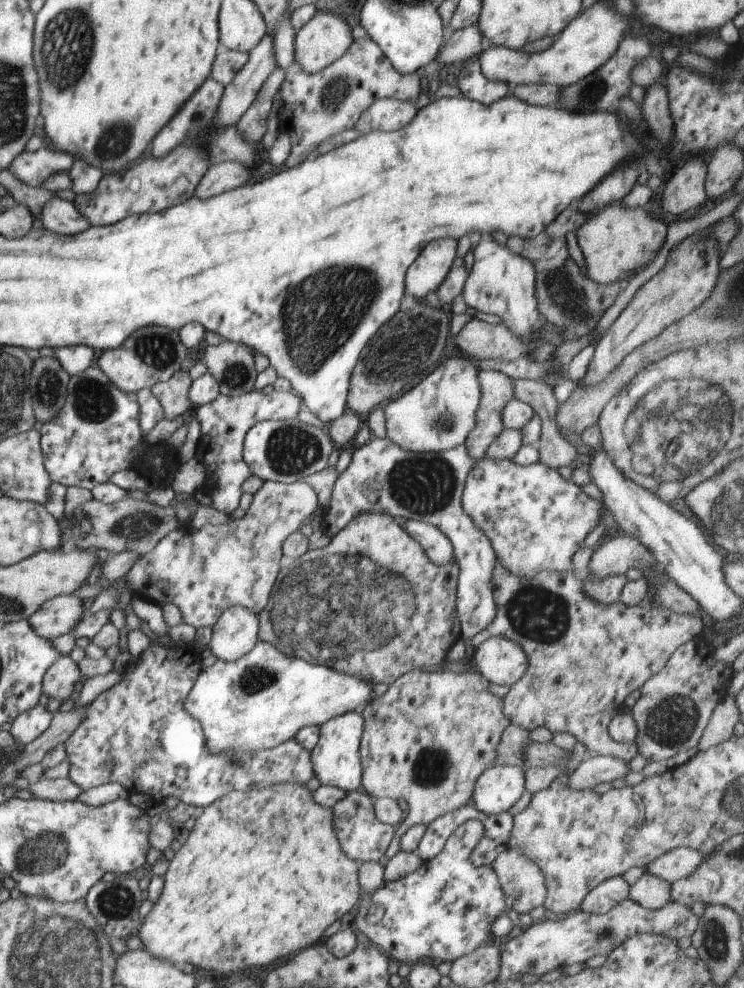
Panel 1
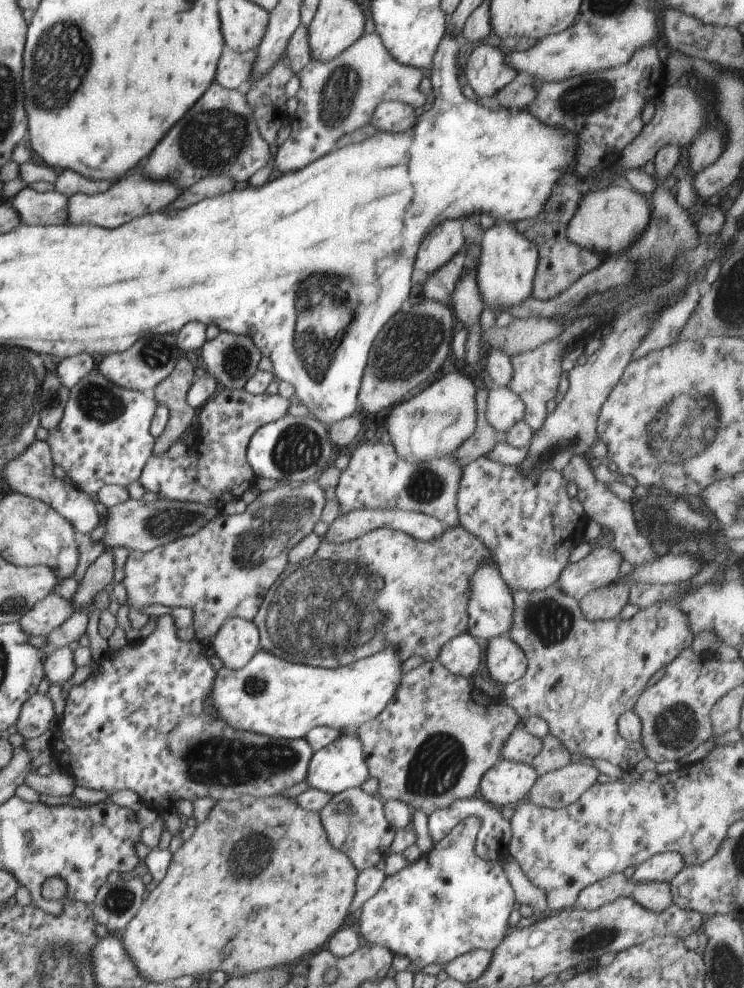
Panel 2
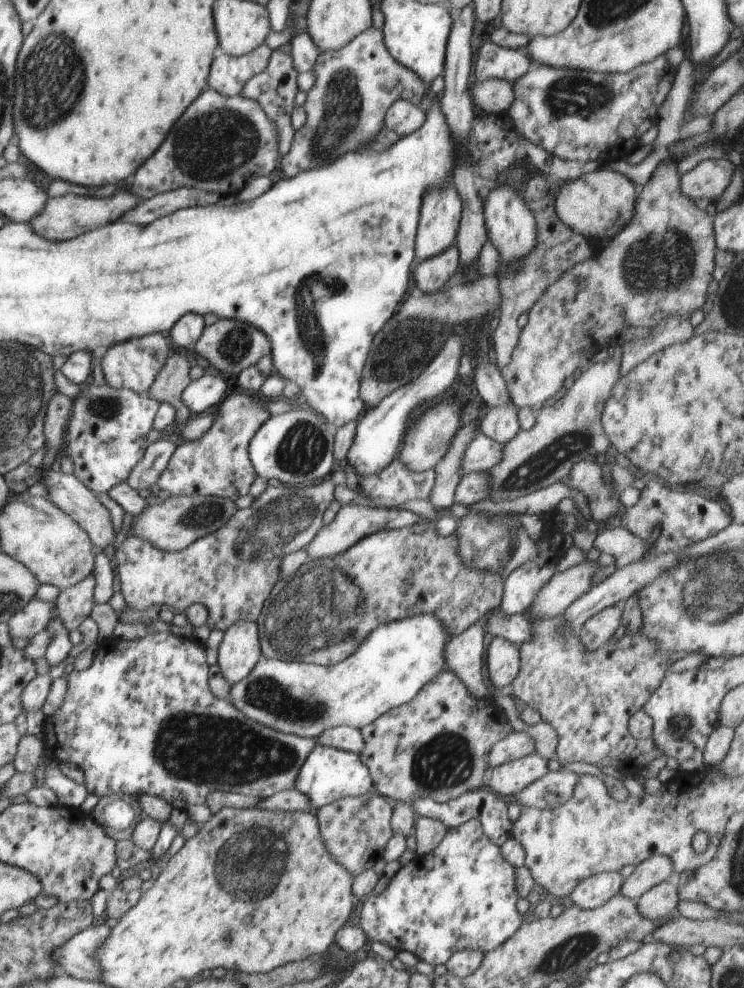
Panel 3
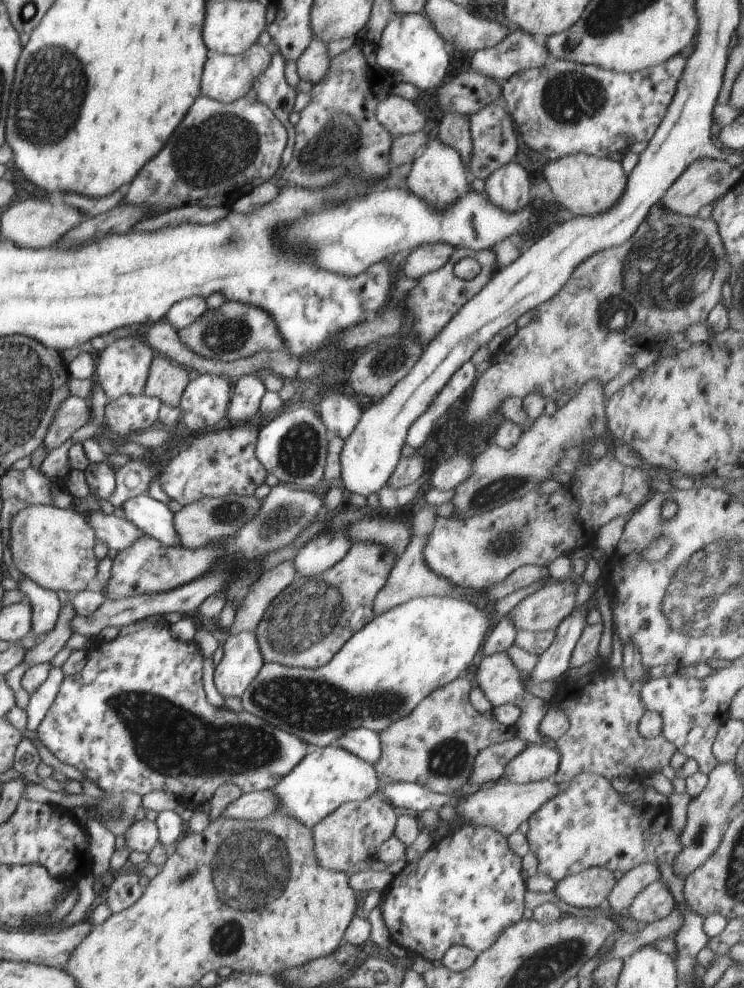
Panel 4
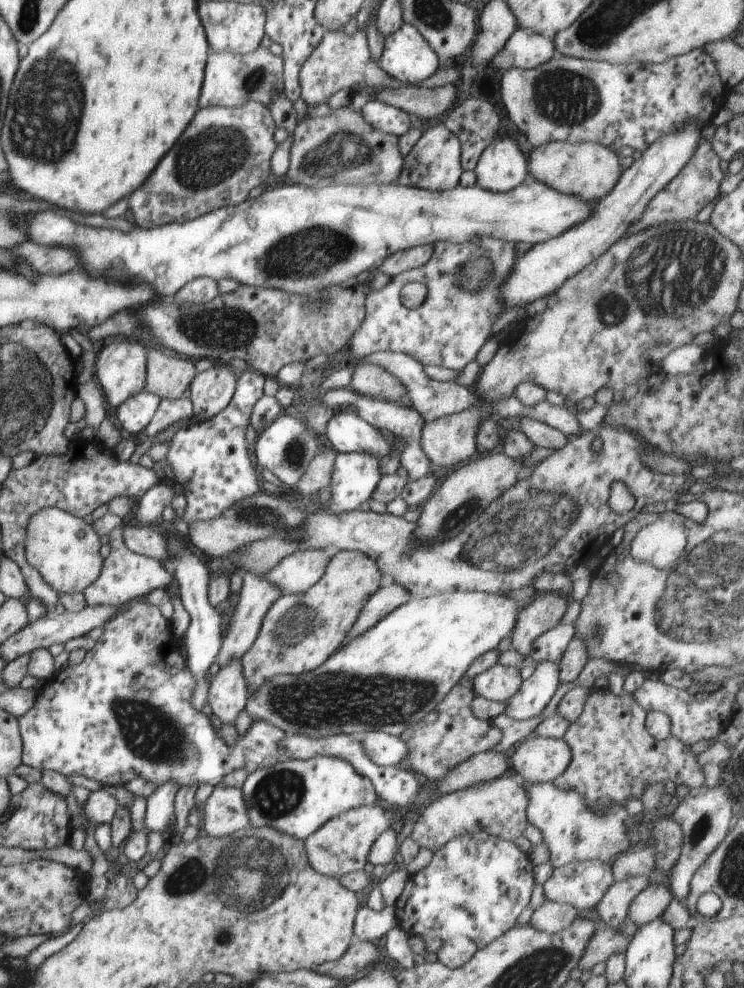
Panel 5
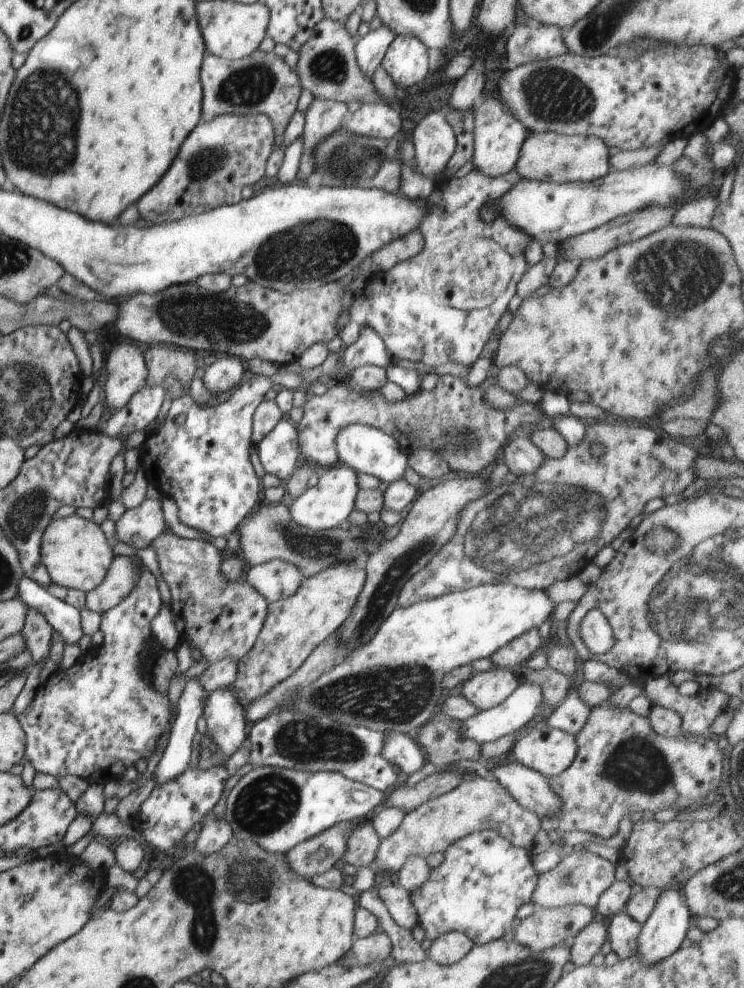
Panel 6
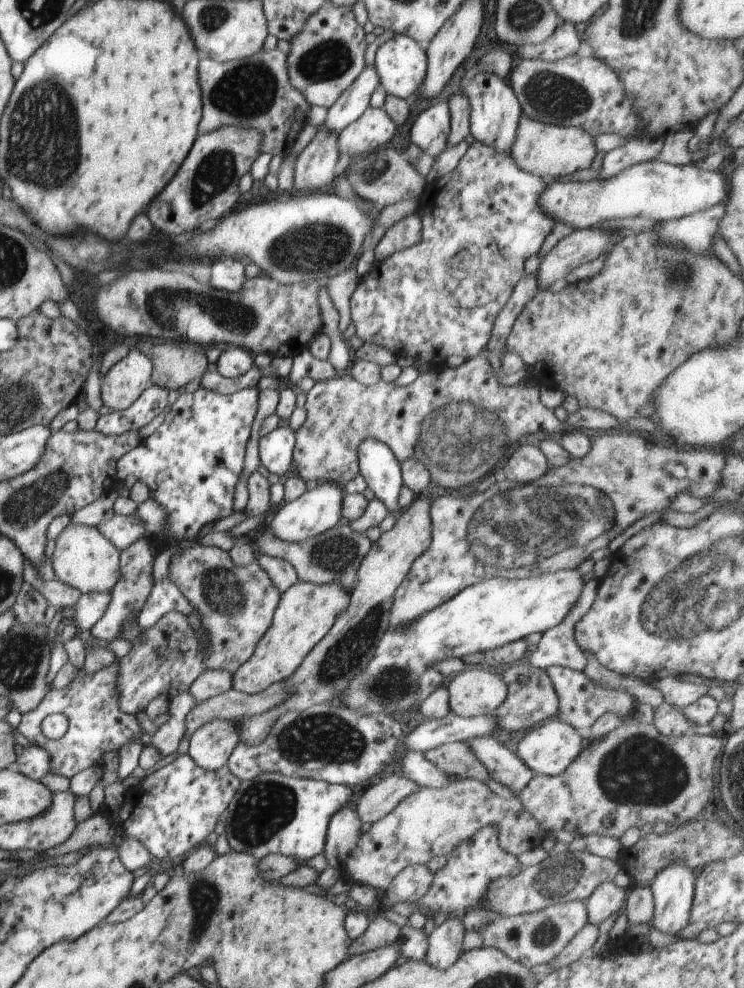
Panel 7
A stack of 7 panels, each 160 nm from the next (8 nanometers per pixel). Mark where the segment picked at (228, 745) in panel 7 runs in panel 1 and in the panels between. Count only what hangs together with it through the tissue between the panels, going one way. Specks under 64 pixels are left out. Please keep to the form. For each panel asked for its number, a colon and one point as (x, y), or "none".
1: (236, 631)
2: (237, 641)
3: (239, 651)
4: (242, 659)
5: (228, 693)
6: (225, 715)

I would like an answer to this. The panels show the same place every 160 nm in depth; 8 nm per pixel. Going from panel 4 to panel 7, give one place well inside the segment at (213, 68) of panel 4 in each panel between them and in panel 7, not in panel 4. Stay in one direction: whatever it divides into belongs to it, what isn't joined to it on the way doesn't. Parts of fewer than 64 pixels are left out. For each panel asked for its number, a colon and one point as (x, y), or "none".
5: (230, 80)
6: (263, 82)
7: (255, 92)

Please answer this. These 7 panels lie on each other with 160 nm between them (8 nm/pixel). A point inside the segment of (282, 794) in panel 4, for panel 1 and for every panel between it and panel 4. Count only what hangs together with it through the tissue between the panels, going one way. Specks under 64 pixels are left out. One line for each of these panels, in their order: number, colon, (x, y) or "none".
1: (336, 759)
2: (340, 766)
3: (328, 774)

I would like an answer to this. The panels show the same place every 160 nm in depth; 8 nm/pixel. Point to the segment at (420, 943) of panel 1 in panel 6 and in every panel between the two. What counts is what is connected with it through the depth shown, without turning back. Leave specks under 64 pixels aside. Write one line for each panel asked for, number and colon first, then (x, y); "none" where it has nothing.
2: (451, 901)
3: (462, 895)
4: (466, 890)
5: (476, 885)
6: (476, 890)

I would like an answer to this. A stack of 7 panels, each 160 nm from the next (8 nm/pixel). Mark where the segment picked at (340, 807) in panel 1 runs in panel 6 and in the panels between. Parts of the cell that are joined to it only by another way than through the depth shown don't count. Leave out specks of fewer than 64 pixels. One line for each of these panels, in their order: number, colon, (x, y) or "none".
2: (354, 821)
3: (355, 831)
4: (347, 840)
5: (340, 846)
6: (315, 856)

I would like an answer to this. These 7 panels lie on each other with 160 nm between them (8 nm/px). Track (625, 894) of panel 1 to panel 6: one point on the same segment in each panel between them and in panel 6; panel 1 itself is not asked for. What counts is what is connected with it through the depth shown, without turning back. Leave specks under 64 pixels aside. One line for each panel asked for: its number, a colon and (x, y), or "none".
2: (594, 896)
3: (595, 891)
4: (590, 888)
5: (582, 884)
6: (582, 876)

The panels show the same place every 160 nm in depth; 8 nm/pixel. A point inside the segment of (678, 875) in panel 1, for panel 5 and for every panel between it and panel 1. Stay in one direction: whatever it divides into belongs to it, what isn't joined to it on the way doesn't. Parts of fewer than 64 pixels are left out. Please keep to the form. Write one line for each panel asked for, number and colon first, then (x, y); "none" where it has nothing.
2: (663, 867)
3: (657, 869)
4: (634, 881)
5: (613, 907)

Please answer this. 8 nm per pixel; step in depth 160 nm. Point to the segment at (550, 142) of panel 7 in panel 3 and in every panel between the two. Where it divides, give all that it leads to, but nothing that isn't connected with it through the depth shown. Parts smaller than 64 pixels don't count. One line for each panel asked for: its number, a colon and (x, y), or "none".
3: (598, 205)
4: (584, 185)
5: (589, 171)
6: (551, 157)

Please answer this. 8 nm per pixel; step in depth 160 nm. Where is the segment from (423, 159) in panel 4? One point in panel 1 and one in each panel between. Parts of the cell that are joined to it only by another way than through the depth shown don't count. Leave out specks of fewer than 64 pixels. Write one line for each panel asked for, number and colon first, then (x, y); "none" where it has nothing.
1: (427, 272)
2: (446, 240)
3: (438, 226)

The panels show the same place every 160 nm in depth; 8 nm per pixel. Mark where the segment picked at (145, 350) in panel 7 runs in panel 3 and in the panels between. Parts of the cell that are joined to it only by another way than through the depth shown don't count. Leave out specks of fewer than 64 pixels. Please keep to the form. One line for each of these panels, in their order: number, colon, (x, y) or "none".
3: (172, 380)
4: (166, 380)
5: (168, 377)
6: (164, 365)

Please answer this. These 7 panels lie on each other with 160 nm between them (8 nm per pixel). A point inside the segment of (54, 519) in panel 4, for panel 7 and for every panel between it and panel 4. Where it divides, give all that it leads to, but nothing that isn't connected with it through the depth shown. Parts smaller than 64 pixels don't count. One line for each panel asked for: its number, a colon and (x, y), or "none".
5: (65, 549)
6: (75, 551)
7: (84, 559)

